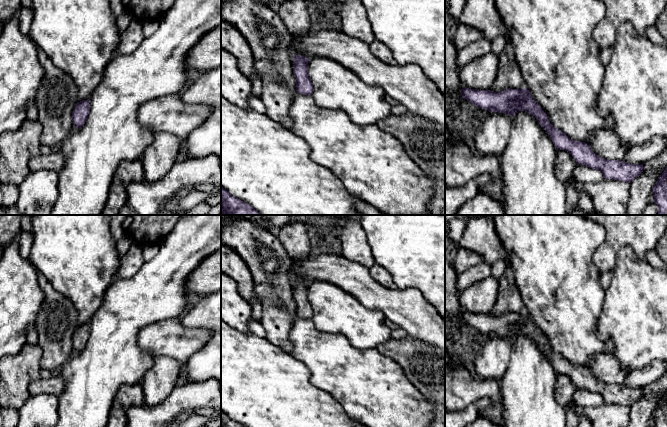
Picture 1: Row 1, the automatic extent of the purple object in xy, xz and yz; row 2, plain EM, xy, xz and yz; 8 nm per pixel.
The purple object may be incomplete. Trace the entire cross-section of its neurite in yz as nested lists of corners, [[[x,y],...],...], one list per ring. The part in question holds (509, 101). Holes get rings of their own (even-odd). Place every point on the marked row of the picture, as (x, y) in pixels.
[[[462,87],[461,92],[462,98],[490,113],[498,112],[513,116],[517,111],[525,111],[531,114],[550,136],[558,150],[569,152],[578,164],[600,170],[605,179],[631,183],[643,172],[643,164],[604,159],[596,155],[586,142],[570,139],[563,131],[550,123],[547,114],[534,100],[528,89],[509,88],[501,92],[491,92]]]

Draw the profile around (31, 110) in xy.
[[[30,101],[26,105],[26,119],[29,121],[38,121],[38,110],[33,101]]]

